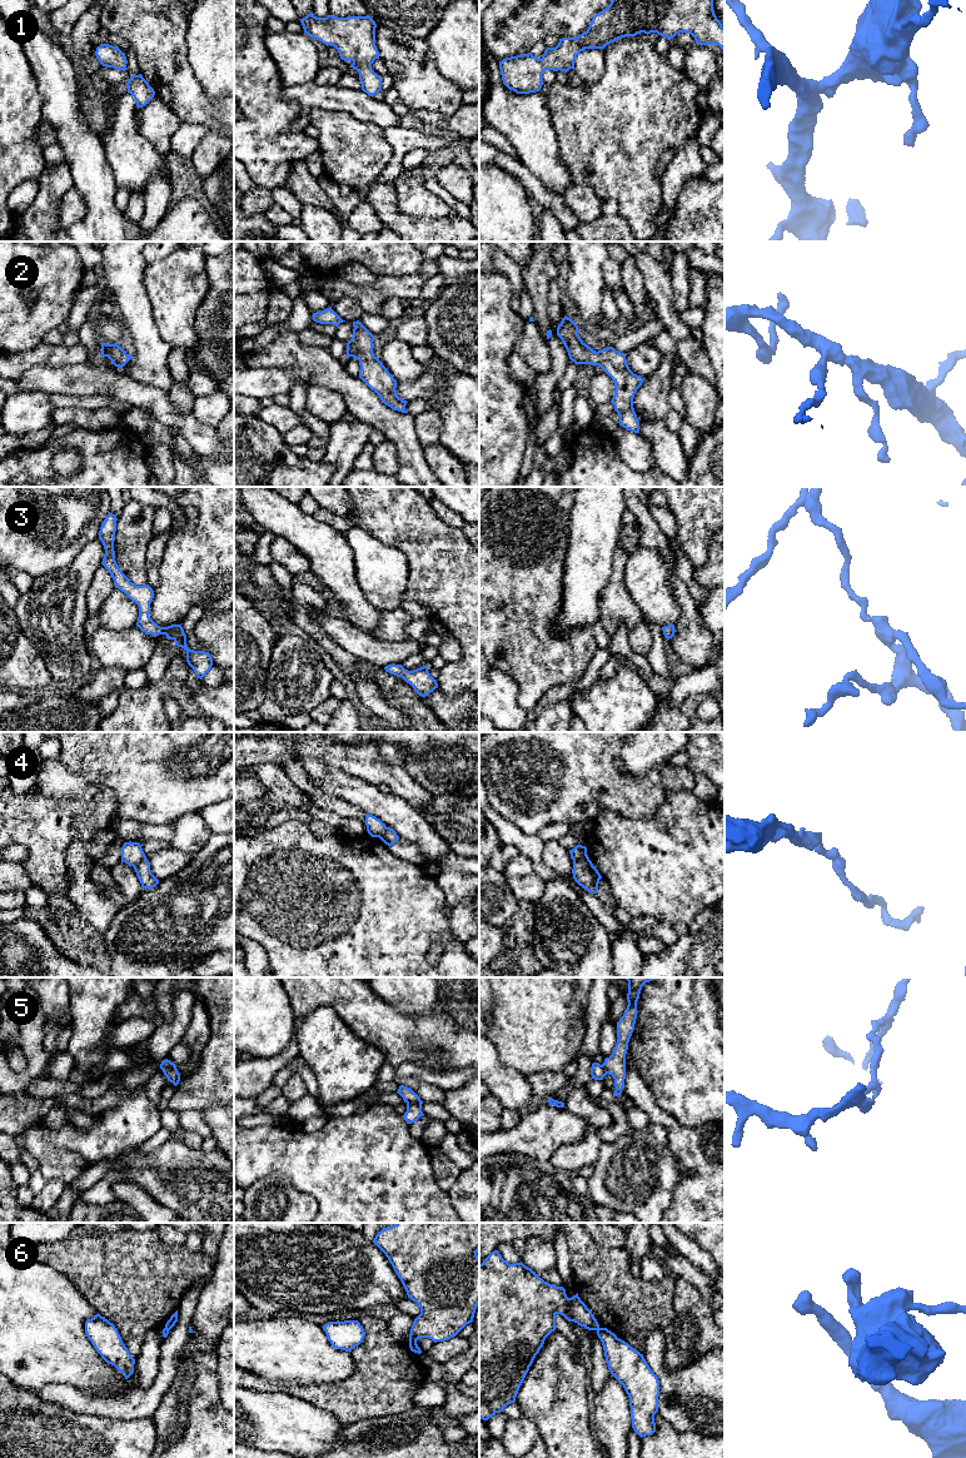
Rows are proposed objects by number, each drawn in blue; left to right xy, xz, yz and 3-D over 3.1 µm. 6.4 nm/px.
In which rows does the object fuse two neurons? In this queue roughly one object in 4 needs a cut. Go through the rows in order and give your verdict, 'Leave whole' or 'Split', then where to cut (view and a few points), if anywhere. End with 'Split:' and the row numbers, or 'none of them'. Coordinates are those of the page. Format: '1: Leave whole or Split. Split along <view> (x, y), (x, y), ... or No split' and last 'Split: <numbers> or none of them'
1: Leave whole. No split
2: Leave whole. No split
3: Leave whole. No split
4: Split. Split along yz (587, 855), (573, 862)
5: Split. Split along xz (407, 1101), (413, 1101), (421, 1106)
6: Split. Split along xz (409, 1340), (416, 1343)
Split: 4, 5, 6

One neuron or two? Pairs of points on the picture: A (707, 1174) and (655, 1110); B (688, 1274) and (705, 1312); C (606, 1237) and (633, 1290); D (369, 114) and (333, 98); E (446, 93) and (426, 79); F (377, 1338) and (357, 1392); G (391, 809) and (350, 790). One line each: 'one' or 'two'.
A: one
B: one
C: two
D: one
E: one
F: one
G: one

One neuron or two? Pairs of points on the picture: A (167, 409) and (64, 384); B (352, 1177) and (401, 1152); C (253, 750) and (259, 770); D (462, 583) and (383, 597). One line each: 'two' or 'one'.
A: one
B: one
C: two
D: two

